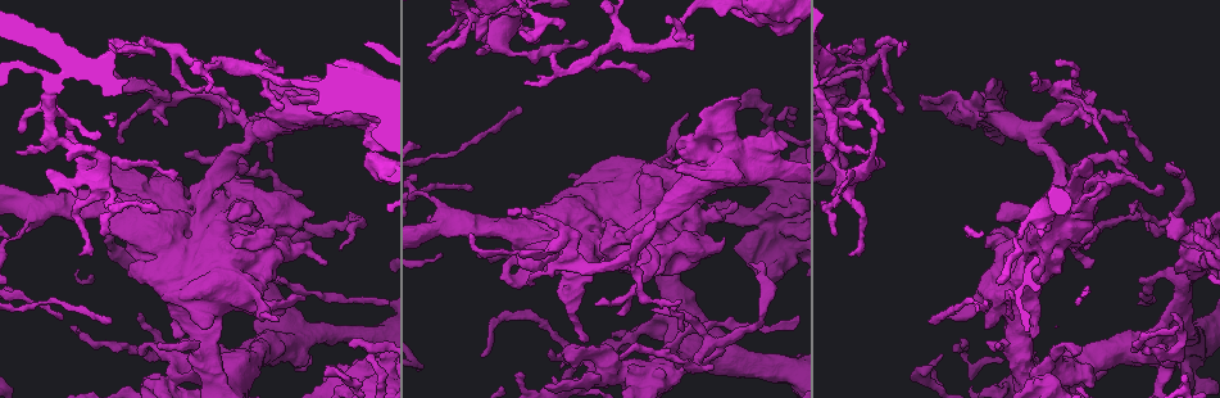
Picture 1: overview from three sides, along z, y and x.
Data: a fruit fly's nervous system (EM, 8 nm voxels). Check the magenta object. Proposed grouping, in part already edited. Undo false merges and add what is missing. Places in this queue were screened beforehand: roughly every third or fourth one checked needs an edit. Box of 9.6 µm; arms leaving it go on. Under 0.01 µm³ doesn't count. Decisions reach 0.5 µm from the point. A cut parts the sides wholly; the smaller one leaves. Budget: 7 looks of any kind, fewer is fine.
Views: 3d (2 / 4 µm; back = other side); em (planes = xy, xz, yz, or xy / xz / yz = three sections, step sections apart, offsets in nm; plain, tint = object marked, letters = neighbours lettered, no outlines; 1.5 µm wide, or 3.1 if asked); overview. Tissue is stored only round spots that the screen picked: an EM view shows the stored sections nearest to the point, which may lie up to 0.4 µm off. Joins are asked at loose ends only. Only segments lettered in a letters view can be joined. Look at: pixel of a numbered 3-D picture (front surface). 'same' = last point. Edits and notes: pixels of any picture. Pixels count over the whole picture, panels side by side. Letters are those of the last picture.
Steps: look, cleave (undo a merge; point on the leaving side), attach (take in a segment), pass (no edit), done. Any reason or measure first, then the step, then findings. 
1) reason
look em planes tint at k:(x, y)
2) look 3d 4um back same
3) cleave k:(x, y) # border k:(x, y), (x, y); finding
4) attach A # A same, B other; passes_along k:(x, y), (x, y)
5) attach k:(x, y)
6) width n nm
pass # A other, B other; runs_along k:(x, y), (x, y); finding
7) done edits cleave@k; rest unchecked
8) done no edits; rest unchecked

look em planes letters at 1:(470, 189)

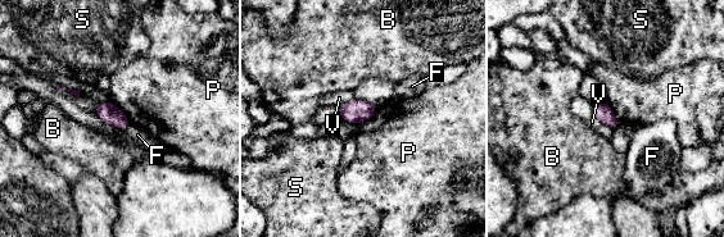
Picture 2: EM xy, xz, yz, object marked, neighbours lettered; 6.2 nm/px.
width 110 nm
pass # B other, F other, P other, S other, V other; border 2:(108, 101), (120, 109), (130, 122); none of them fits

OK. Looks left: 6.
free end
look 3d 4um at 1:(907, 42)

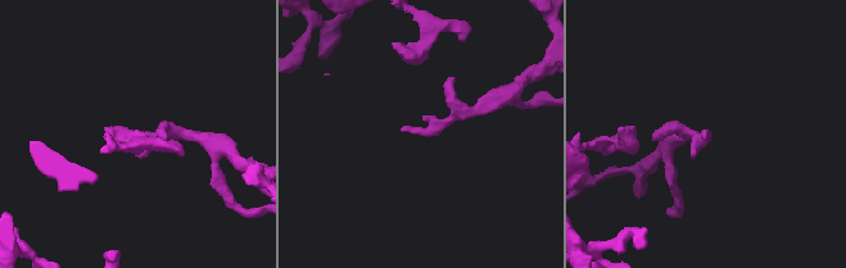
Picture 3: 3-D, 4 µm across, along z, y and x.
shape alone is not enough
look em planes tint at 3:(704, 131)

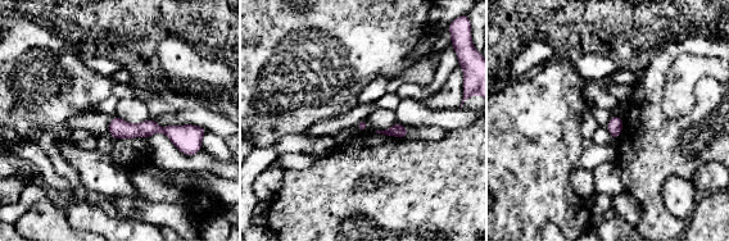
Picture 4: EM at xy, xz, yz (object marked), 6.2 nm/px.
see the neighbours
look em planes letters same

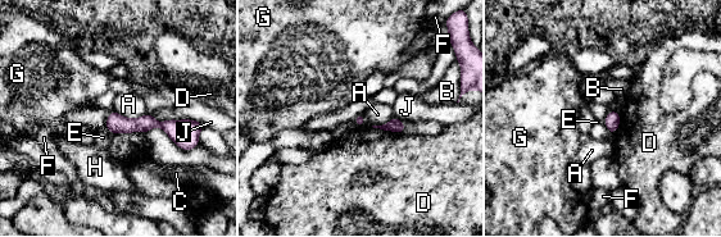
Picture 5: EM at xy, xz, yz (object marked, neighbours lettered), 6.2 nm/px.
pass # A other, B other, C other, D other, E other, F other, G other, H other, J other; runs_along 5:(109, 122), (190, 128); none of them fits

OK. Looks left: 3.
two arms in line, one across
look em planes plain at 1:(254, 132)

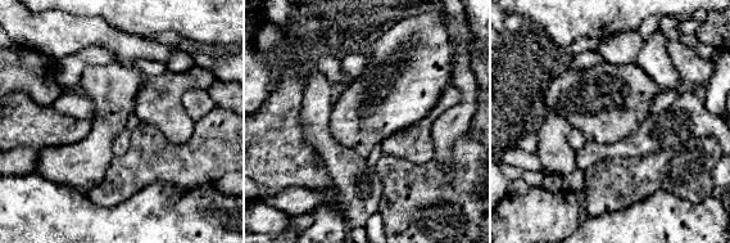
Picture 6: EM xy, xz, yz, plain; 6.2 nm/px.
what lies round it
look em planes letters same

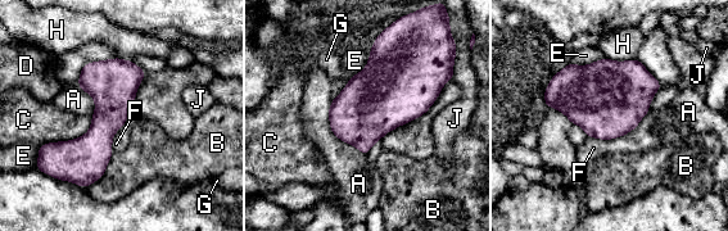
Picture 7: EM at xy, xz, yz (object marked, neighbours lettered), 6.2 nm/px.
pass # A other, B other, C other, D other, E other, F other, G other, H other, J other; border 7:(570, 122), (579, 126), (588, 136); one neuron here

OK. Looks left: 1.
done no edits; rest unchecked

